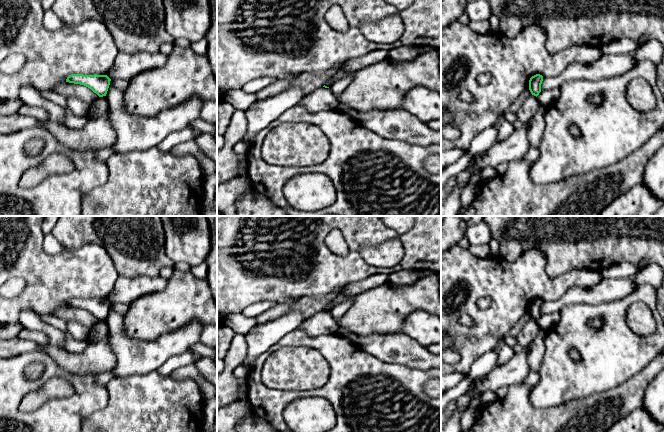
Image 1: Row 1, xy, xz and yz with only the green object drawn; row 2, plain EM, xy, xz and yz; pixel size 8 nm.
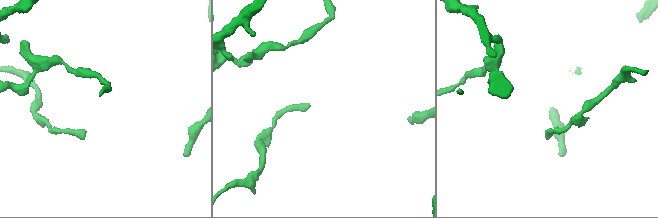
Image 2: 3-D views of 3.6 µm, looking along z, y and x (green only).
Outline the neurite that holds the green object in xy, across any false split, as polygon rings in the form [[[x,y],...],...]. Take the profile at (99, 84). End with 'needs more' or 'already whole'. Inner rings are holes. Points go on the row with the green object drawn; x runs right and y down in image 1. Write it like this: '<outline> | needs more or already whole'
[[[71,74],[66,82],[84,85],[90,88],[99,97],[106,96],[111,79],[107,75]]] | already whole

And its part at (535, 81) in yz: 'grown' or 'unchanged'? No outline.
unchanged

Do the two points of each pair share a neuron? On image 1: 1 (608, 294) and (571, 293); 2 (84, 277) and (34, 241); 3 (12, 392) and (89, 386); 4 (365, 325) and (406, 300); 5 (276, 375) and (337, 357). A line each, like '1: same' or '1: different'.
1: same
2: same
3: same
4: same
5: different

